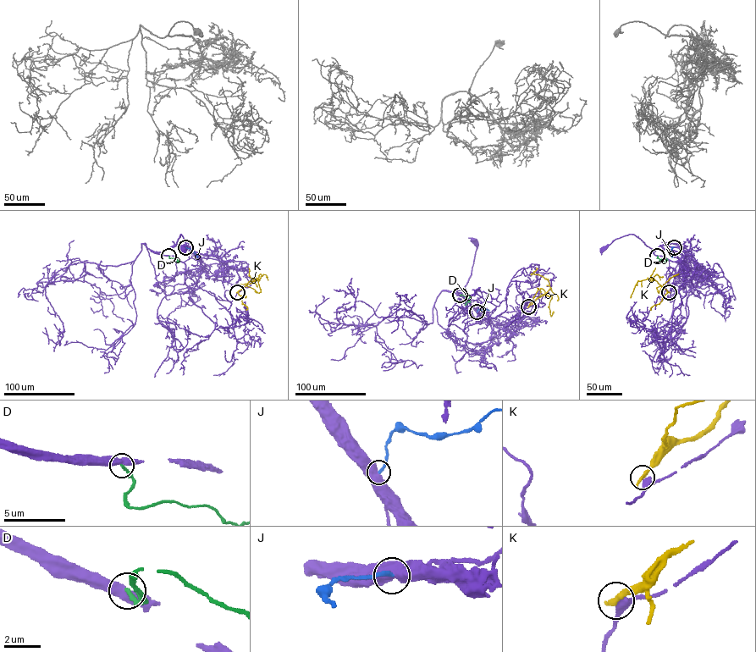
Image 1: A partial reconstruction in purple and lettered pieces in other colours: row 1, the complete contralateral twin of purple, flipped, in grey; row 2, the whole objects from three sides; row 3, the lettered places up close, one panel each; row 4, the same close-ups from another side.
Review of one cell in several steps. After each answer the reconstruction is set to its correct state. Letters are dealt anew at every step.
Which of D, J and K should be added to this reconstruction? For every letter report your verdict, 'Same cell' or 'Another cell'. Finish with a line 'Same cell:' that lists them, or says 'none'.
D: Another cell
J: Another cell
K: Another cell
Same cell: none

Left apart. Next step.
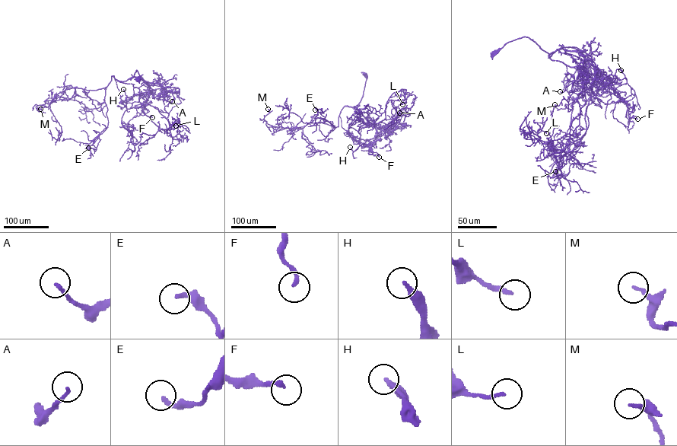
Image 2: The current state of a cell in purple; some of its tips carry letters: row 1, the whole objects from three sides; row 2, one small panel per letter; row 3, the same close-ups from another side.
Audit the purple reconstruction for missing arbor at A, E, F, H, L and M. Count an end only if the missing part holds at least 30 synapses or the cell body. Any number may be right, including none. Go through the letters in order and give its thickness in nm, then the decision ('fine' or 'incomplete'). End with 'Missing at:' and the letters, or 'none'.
A: 150 nm | fine
E: 220 nm | fine
F: 200 nm | fine
H: 240 nm | fine
L: 160 nm | fine
M: 180 nm | fine
Missing at: none

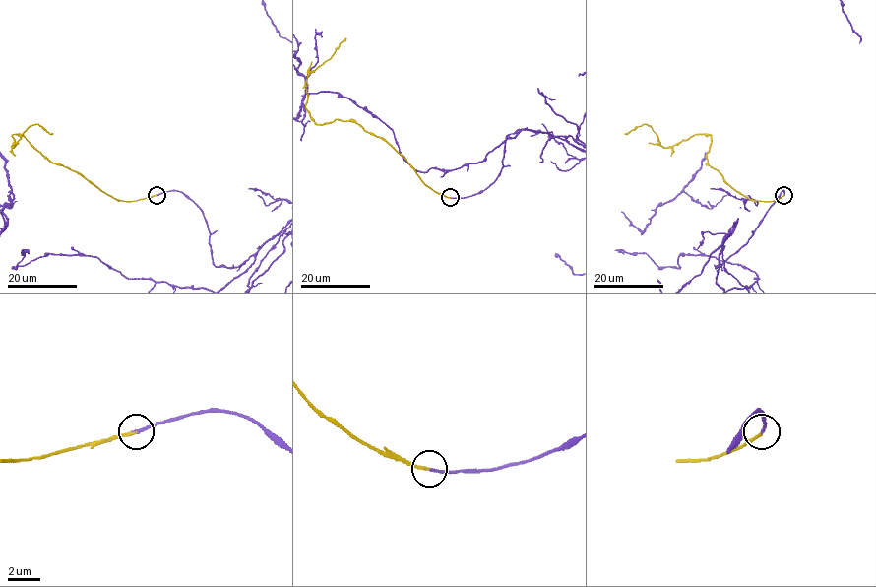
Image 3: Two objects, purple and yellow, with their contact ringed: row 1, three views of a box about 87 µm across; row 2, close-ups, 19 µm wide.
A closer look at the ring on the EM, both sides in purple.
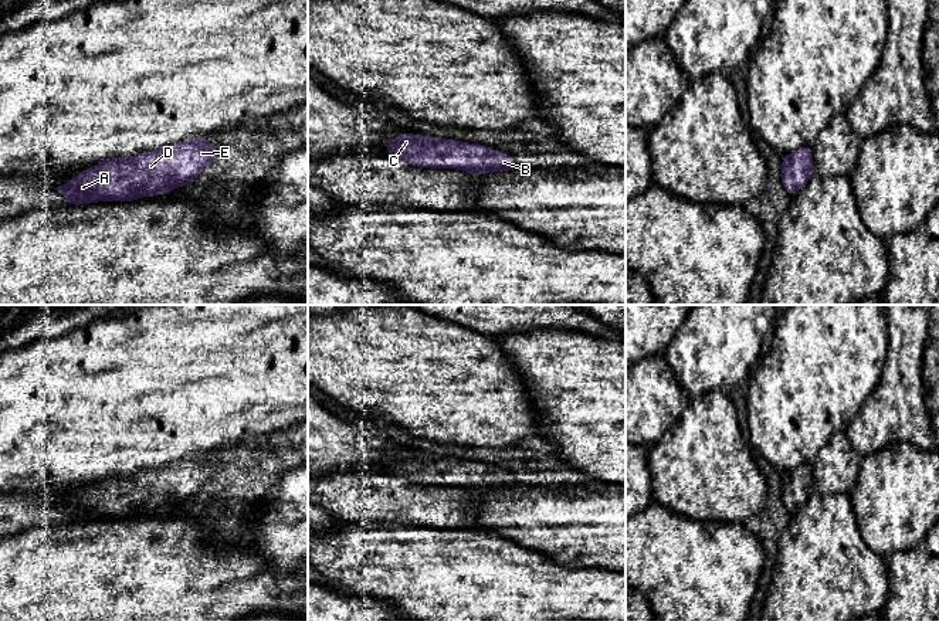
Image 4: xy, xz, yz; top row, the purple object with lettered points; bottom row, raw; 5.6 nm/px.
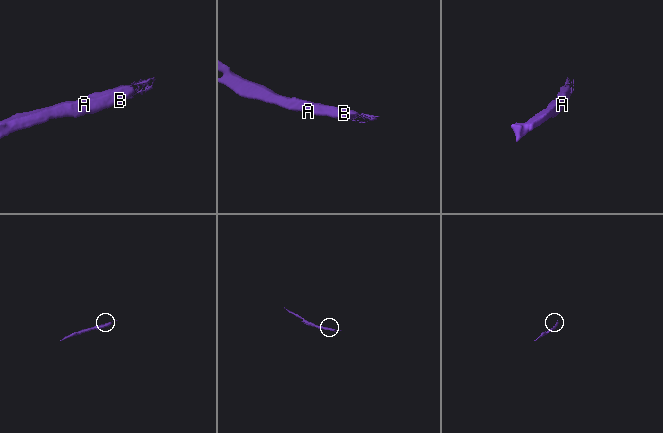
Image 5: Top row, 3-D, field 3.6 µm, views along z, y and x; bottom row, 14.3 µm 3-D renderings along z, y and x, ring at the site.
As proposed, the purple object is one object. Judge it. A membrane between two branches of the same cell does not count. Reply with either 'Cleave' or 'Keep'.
Keep

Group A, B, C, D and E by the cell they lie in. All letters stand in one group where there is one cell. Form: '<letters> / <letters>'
A B C D E

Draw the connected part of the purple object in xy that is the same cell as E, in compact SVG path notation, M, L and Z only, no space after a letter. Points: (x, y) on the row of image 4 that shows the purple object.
M207 138L186 139L162 150L145 152L132 157L108 157L55 190L64 193L68 206L113 200L135 201L143 194L153 198L165 191L190 184L216 159L216 143L210 145Z

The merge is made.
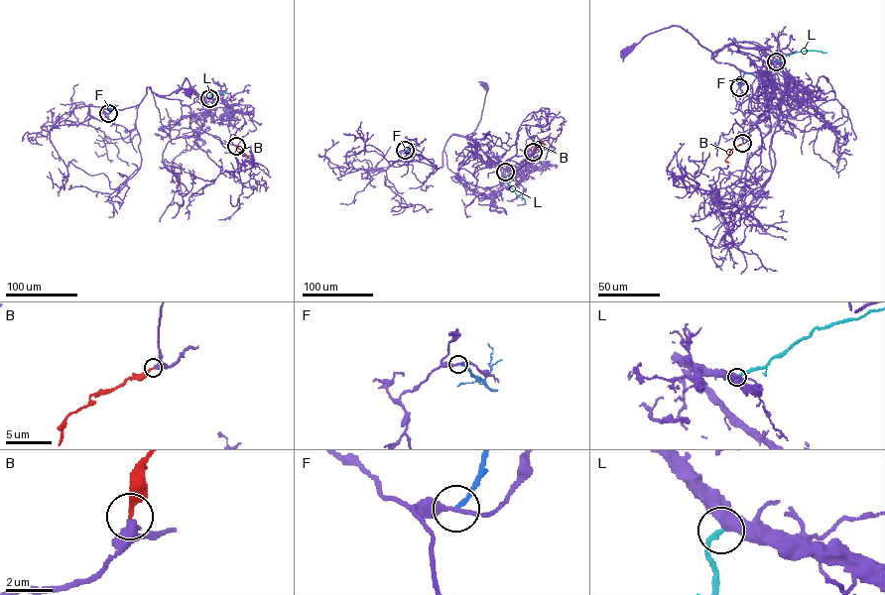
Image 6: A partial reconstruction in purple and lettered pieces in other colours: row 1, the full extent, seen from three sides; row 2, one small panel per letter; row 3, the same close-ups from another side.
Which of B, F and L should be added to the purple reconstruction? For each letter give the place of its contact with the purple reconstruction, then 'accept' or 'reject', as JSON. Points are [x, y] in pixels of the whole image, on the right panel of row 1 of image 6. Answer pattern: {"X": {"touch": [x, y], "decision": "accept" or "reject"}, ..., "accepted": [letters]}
{"B": {"touch": [742, 143], "decision": "accept"}, "F": {"touch": [739, 87], "decision": "reject"}, "L": {"touch": [776, 61], "decision": "reject"}, "accepted": ["B"]}

